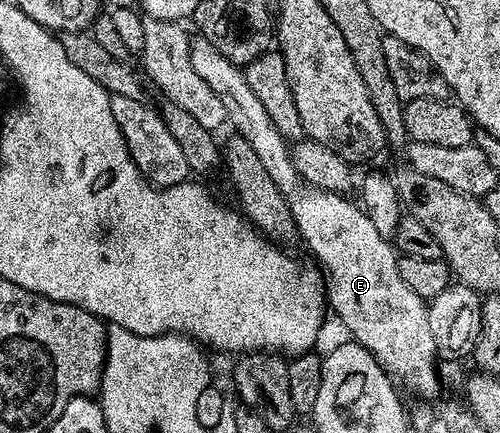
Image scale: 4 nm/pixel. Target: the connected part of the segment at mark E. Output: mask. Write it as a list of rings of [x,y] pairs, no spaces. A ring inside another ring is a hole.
[[[201,36],[191,41],[190,59],[192,68],[200,72],[208,88],[220,96],[229,125],[251,142],[264,171],[272,176],[272,184],[285,196],[301,241],[306,241],[307,248],[318,257],[317,265],[328,279],[329,309],[338,313],[350,333],[347,335],[359,342],[395,383],[406,385],[412,393],[419,394],[419,399],[433,399],[438,390],[438,370],[434,365],[440,362],[440,355],[429,324],[429,305],[427,299],[416,296],[416,292],[404,284],[398,267],[400,254],[391,239],[376,230],[370,215],[357,201],[349,202],[349,197],[318,190],[303,181],[290,159],[287,139],[282,137],[276,124],[272,124],[268,112],[264,112],[264,104],[260,104],[256,92],[248,88],[246,75],[239,67],[220,56]]]

